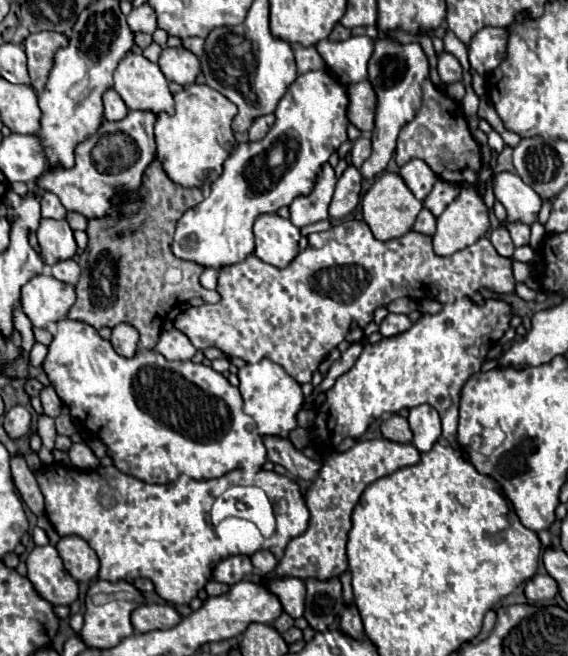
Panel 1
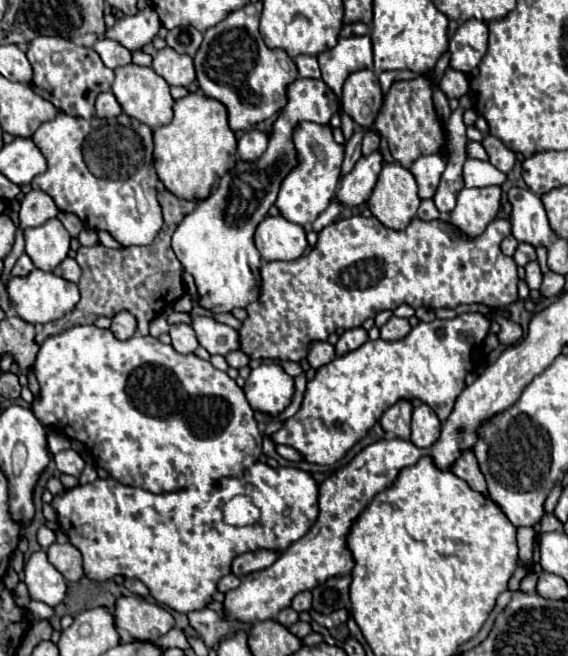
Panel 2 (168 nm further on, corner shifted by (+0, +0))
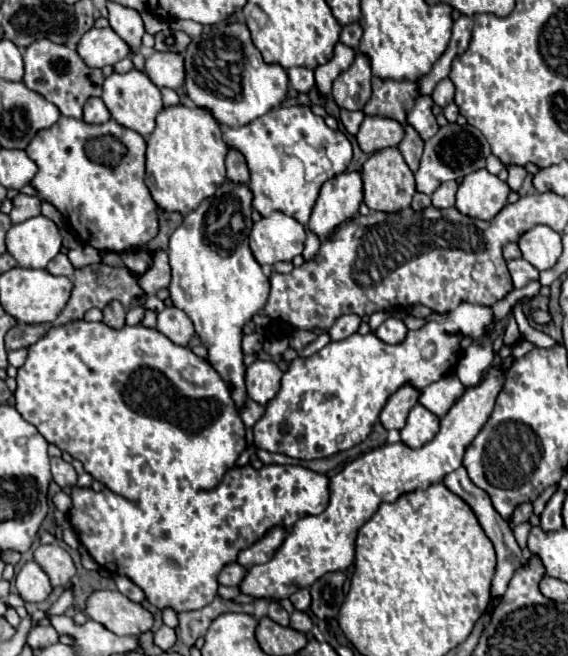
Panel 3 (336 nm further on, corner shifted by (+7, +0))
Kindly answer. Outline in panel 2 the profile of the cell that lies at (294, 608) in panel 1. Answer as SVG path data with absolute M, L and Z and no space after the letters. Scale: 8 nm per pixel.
M306 590L306 592L300 592L300 594L296 594L294 598L292 598L292 608L296 610L296 612L306 612L306 610L310 610L310 602L312 602L312 594Z

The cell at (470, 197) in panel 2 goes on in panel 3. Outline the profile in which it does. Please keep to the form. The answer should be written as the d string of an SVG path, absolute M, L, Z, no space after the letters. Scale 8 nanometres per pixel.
M487 170L471 172L463 178L457 190L457 210L465 216L491 220L507 204L511 188L507 182L489 174Z

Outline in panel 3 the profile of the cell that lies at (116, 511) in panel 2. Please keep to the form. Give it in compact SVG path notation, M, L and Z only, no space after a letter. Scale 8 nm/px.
M251 466L233 468L213 490L197 492L183 504L147 510L139 502L131 502L111 490L95 492L91 488L73 488L73 508L69 520L79 536L79 542L95 558L99 566L111 574L123 574L143 588L147 600L157 608L173 608L175 612L197 610L213 602L217 594L217 576L221 568L233 560L243 548L255 544L269 528L291 528L299 518L319 514L329 504L329 478L325 474L301 468L301 466L263 466L255 470Z

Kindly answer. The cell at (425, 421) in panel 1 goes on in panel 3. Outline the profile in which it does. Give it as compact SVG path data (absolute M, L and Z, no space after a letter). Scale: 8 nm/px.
M415 404L409 412L405 428L401 430L401 440L411 448L421 448L429 440L433 440L437 432L439 432L439 416L435 416L421 404Z

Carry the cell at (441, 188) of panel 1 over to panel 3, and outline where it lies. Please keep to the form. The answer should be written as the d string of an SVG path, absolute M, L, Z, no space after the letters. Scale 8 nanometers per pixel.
M443 182L433 194L433 206L435 208L451 208L455 204L455 192L457 192L457 182Z

